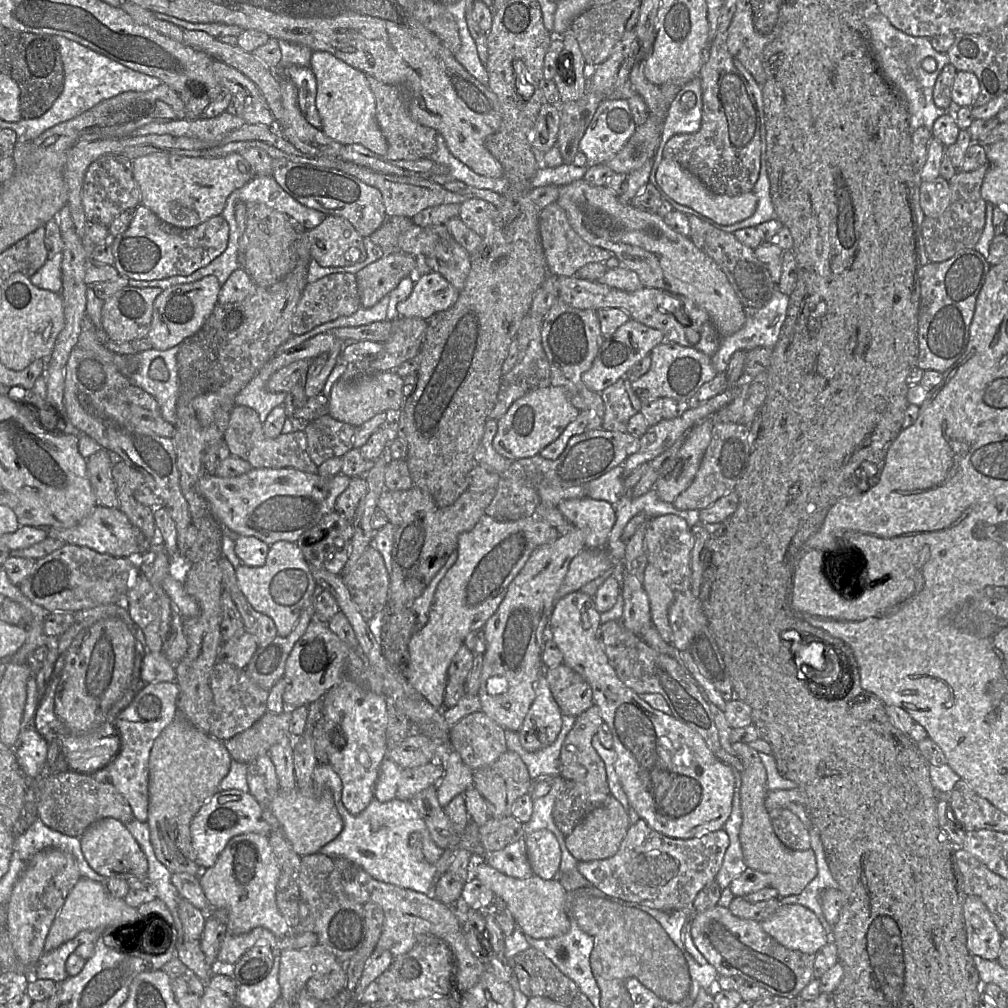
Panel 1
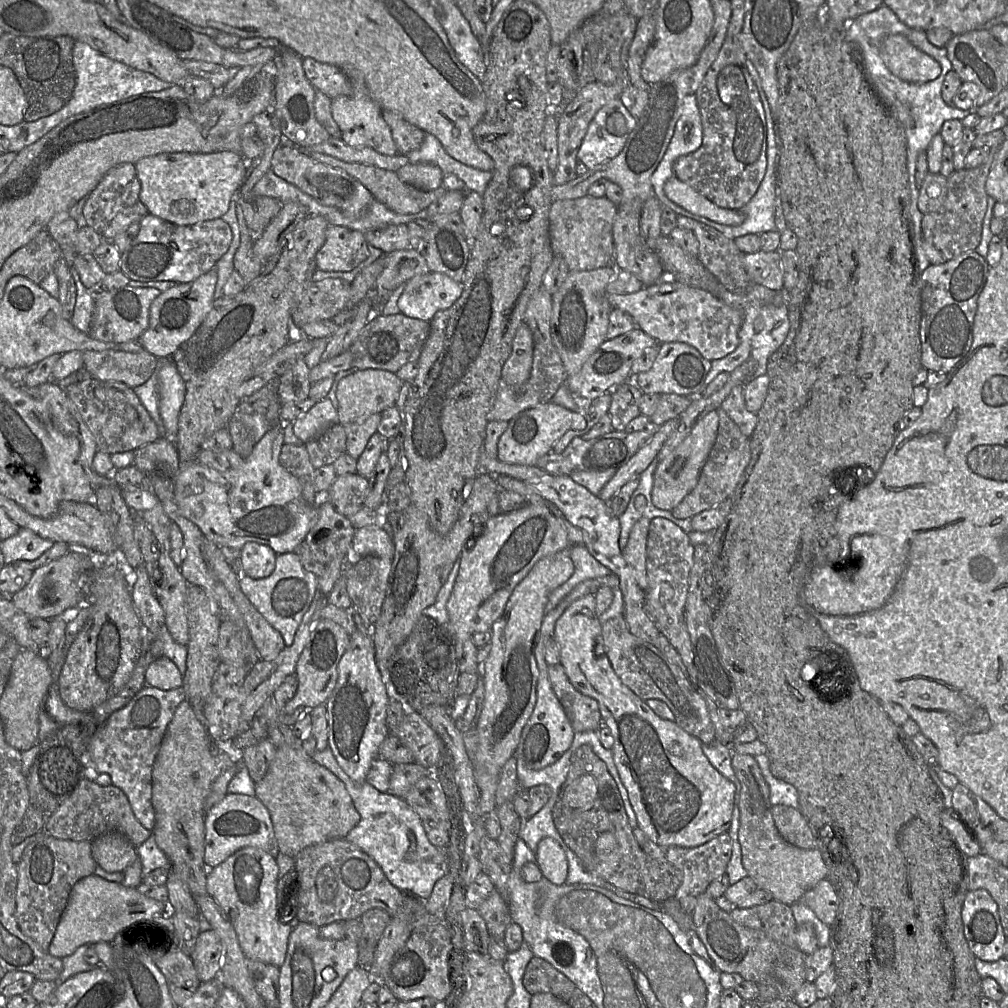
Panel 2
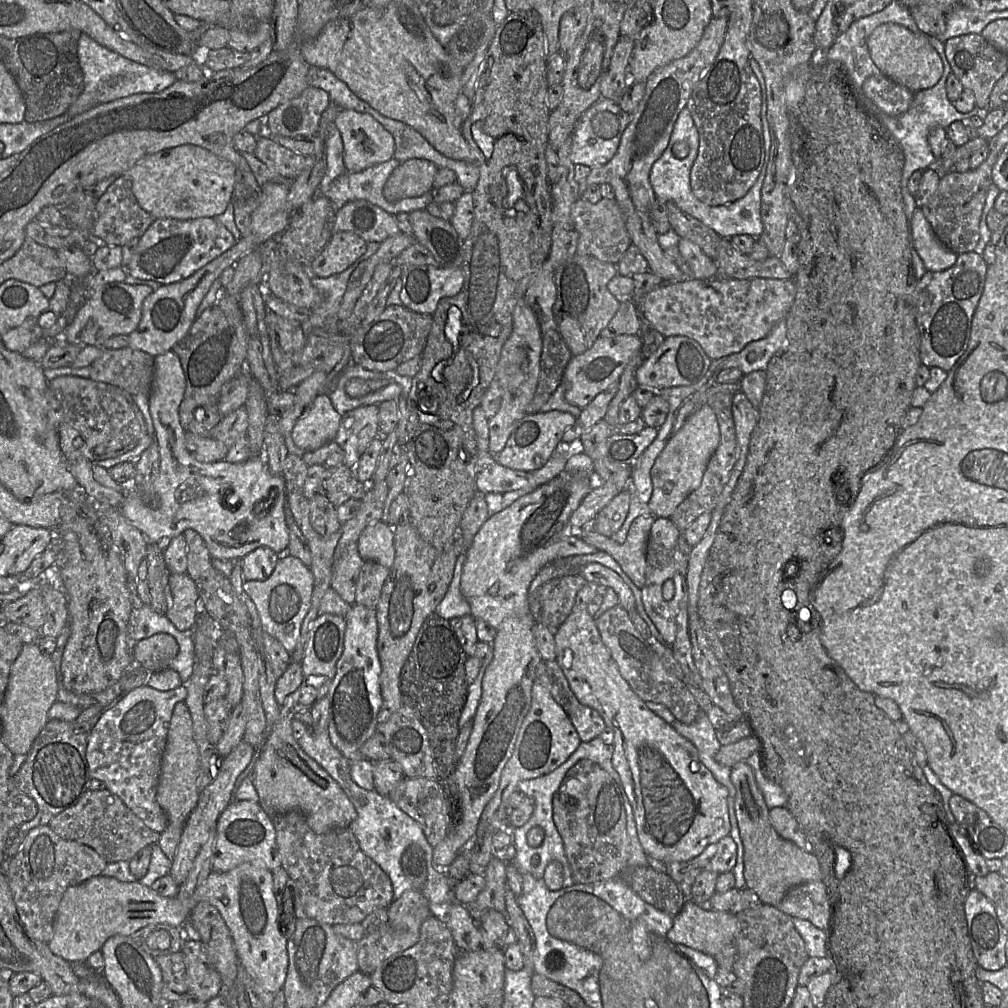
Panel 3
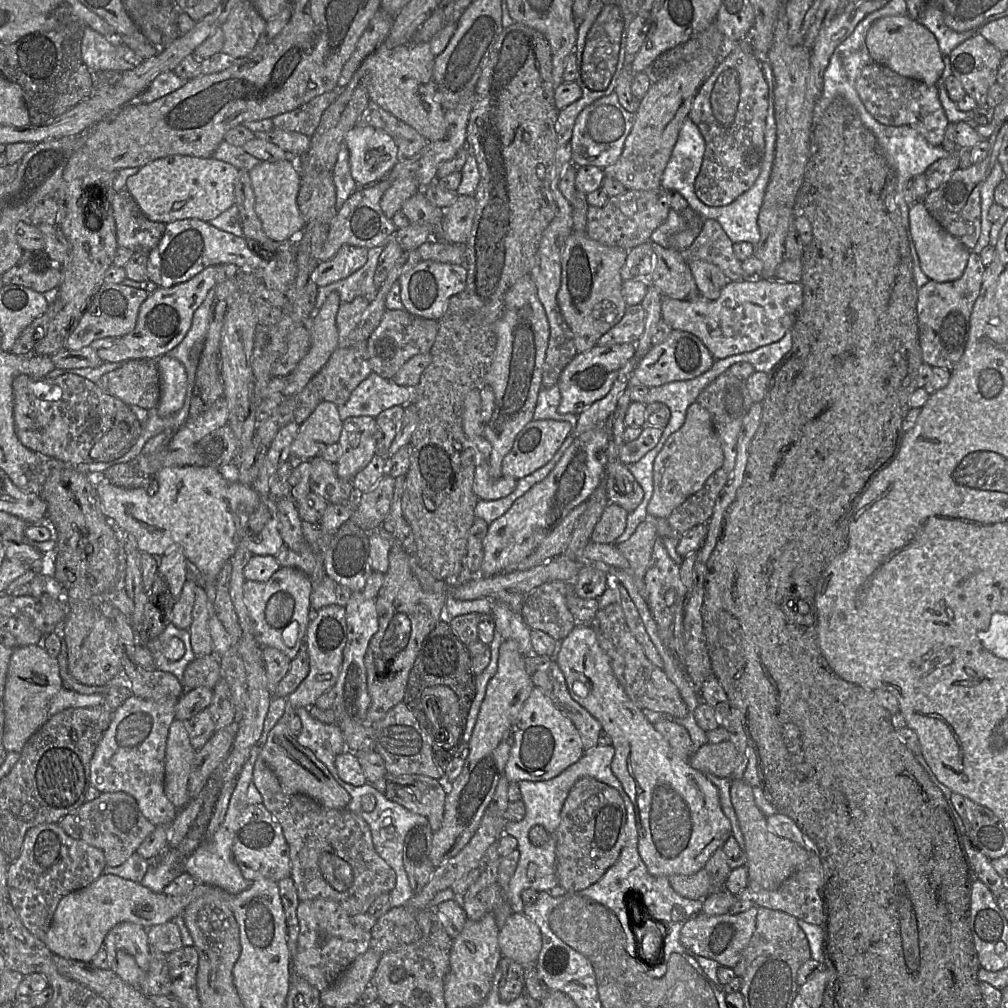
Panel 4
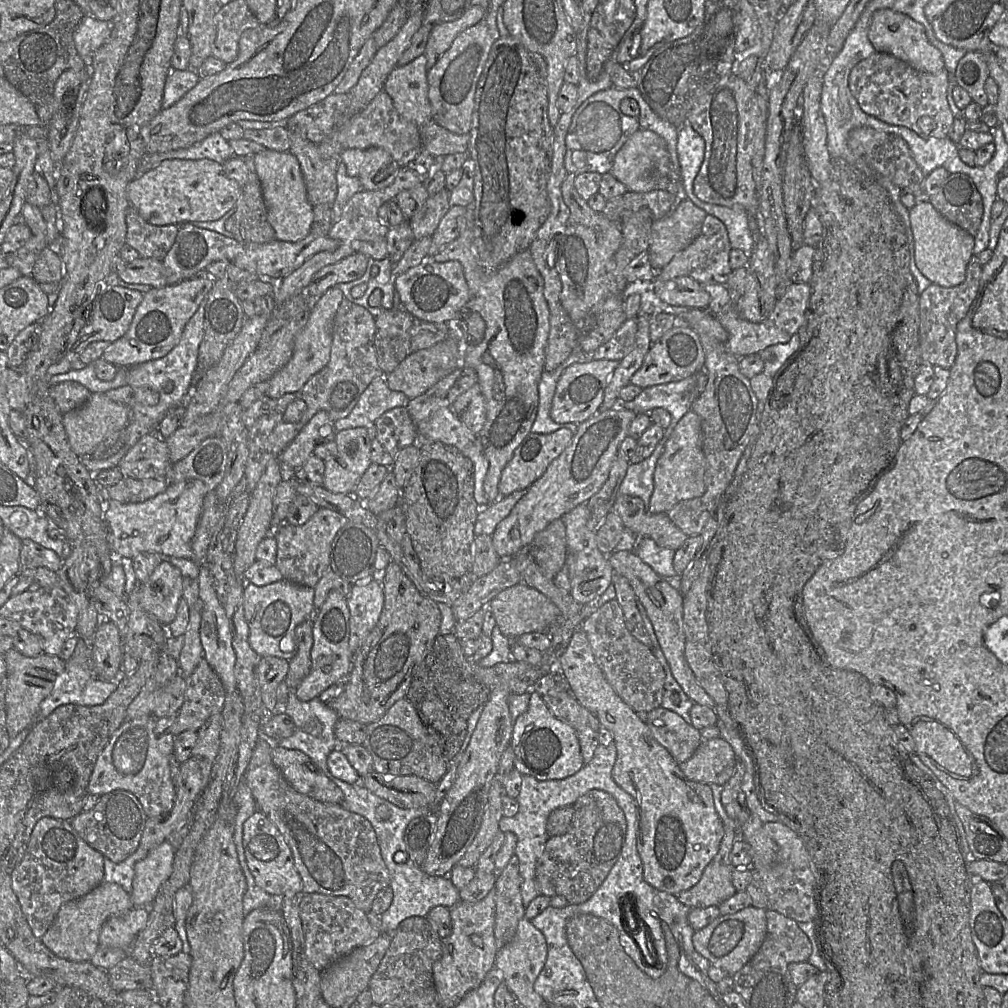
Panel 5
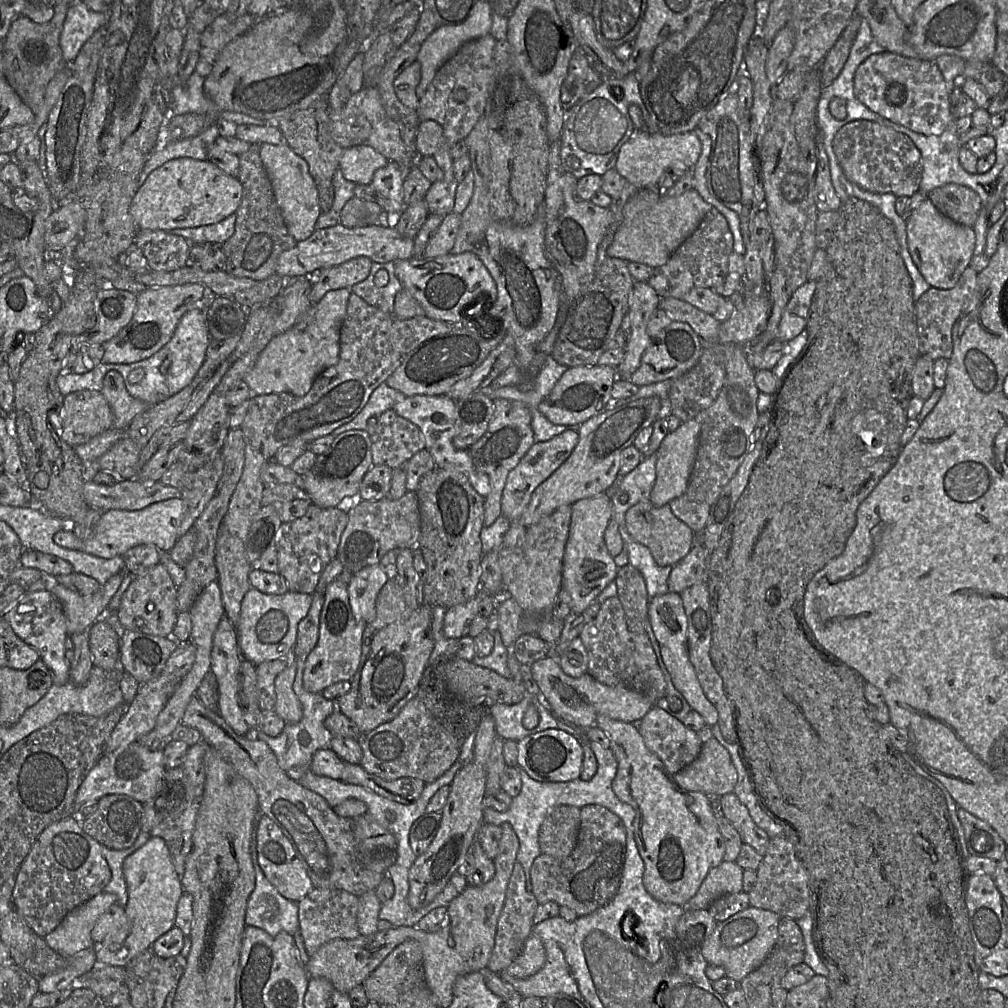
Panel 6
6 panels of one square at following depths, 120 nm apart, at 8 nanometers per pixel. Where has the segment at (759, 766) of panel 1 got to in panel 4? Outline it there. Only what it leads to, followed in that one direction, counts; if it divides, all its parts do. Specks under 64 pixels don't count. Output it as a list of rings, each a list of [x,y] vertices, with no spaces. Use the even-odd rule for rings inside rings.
[[[731,779],[730,799],[744,838],[749,882],[757,883],[766,890],[777,889],[789,876],[806,865],[809,851],[769,829],[767,817],[756,805],[752,788],[744,779]]]

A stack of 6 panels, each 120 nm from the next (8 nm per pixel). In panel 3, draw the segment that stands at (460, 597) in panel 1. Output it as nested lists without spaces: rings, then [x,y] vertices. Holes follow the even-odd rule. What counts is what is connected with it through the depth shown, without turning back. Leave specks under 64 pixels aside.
[[[563,471],[486,520],[465,551],[466,560],[461,577],[461,592],[469,603],[470,615],[475,620],[484,620],[498,629],[508,618],[531,614],[528,602],[529,587],[543,567],[571,556],[594,554],[599,551],[587,544],[578,533],[567,531],[570,516],[595,483],[596,480],[587,476],[572,475]]]

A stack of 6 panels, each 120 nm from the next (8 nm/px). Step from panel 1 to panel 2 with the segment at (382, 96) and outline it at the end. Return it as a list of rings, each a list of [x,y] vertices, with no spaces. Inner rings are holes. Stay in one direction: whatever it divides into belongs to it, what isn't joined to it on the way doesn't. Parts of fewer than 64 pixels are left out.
[[[382,110],[381,114],[391,130],[392,138],[396,144],[397,154],[406,156],[421,146],[425,137],[423,130],[407,122],[397,112]]]

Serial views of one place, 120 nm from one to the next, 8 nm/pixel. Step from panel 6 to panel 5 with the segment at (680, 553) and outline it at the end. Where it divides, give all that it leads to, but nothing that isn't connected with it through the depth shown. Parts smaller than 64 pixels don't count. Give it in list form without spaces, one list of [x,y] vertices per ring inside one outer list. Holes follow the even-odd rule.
[[[618,494],[613,511],[621,517],[625,529],[638,537],[651,538],[662,548],[676,551],[688,538],[667,513],[649,512],[638,497]]]

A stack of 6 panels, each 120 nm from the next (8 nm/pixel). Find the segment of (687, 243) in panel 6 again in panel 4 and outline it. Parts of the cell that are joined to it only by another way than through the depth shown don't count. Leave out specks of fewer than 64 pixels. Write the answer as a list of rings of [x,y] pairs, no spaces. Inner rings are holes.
[[[705,219],[702,225],[702,230],[694,242],[687,249],[680,252],[684,260],[688,263],[692,260],[704,260],[712,263],[720,268],[722,273],[729,281],[739,281],[743,279],[763,279],[763,278],[749,278],[743,271],[741,261],[737,259],[733,251],[733,242],[729,239],[718,221],[714,219]]]

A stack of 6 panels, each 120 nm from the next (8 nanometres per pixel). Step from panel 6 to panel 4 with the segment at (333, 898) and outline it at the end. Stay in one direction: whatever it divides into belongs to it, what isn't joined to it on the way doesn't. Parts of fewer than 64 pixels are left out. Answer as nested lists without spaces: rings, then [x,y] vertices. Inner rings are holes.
[[[324,898],[299,901],[297,917],[299,935],[292,971],[319,992],[331,987],[370,948],[371,932],[354,924],[352,917],[335,901]]]

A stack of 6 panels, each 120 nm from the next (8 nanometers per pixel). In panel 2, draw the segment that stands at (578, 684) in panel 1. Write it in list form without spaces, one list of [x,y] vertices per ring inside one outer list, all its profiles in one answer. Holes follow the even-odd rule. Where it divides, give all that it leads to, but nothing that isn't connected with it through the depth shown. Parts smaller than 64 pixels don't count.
[[[561,663],[549,665],[548,676],[574,731],[599,730],[603,722],[597,700],[582,694],[572,685]]]

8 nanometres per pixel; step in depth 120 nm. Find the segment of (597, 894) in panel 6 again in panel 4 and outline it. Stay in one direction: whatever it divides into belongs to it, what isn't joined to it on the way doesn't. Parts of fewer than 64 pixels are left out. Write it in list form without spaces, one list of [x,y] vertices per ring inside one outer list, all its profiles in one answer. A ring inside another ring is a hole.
[[[592,777],[579,779],[561,809],[556,839],[558,885],[567,892],[588,888],[616,862],[626,841],[626,808],[617,789]]]

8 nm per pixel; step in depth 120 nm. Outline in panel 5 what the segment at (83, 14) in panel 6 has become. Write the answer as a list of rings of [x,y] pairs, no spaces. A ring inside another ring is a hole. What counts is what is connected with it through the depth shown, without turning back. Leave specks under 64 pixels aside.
[[[84,15],[74,33],[74,43],[79,55],[88,61],[109,39],[112,21],[101,21],[92,15]]]

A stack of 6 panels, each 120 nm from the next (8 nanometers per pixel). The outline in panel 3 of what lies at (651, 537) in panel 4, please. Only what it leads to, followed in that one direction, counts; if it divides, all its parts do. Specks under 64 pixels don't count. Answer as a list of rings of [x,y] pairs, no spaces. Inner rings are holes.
[[[644,515],[634,519],[623,544],[618,544],[611,537],[603,536],[589,528],[579,531],[578,534],[587,544],[609,553],[641,590],[645,585],[647,546],[655,518],[653,515]]]

